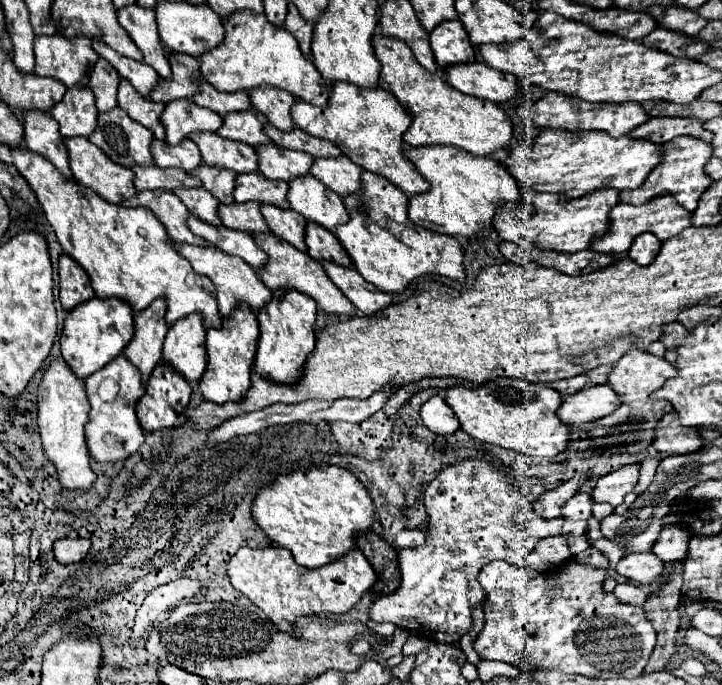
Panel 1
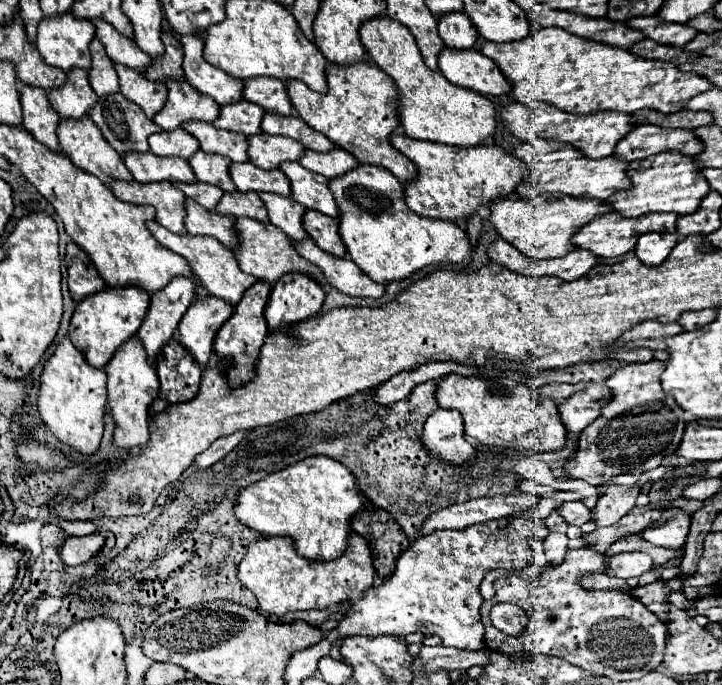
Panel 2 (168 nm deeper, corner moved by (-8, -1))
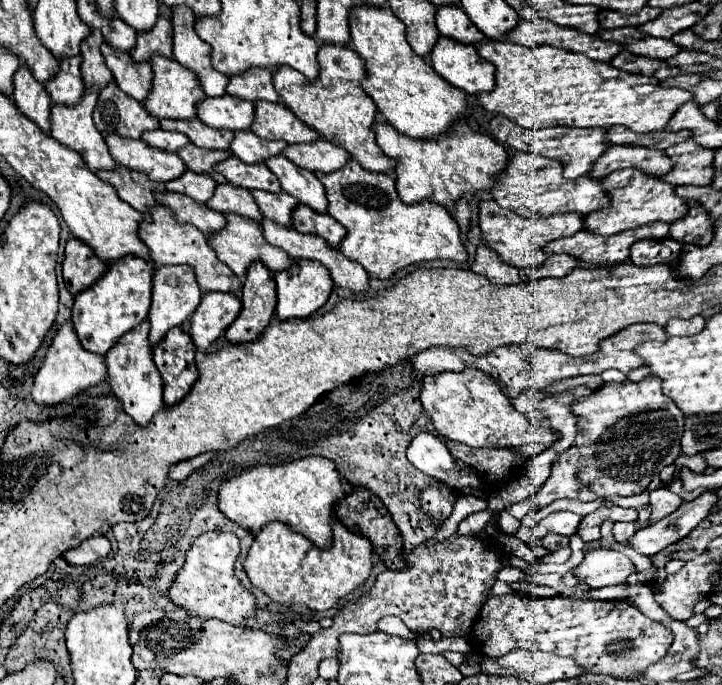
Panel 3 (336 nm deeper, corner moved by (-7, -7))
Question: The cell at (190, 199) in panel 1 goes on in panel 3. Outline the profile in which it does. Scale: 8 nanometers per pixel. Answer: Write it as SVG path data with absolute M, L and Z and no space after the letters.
M187 170L181 178L171 180L165 186L171 192L185 194L185 196L197 200L199 204L205 204L213 196L213 190L215 190L217 182L213 182L211 176L203 176L203 174L195 174L191 170Z

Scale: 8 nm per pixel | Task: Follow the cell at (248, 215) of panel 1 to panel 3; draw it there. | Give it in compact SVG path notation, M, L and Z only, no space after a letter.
M219 184L215 188L215 194L213 194L213 200L209 200L207 204L211 210L215 212L221 212L221 214L241 214L241 216L247 216L251 220L257 220L261 222L263 216L261 216L261 210L257 208L253 196L249 190L245 188L237 188L233 184Z

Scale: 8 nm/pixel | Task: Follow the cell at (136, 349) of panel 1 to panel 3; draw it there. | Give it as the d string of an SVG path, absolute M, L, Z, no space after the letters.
M159 266L153 276L153 302L147 316L151 324L151 330L149 330L151 346L159 344L171 328L183 326L185 320L195 312L199 300L201 300L201 290L193 276L193 268L189 270L185 266Z

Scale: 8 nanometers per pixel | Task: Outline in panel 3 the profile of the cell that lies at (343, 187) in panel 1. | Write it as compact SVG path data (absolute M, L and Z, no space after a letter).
M321 138L317 144L287 146L285 156L305 170L325 172L325 174L343 168L351 160L351 156L343 148L333 146L325 138Z

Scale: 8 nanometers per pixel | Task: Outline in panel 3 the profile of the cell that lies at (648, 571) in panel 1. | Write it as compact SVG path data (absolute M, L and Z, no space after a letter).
M591 550L575 568L575 576L591 588L603 588L627 582L629 574L637 572L635 564L617 550Z

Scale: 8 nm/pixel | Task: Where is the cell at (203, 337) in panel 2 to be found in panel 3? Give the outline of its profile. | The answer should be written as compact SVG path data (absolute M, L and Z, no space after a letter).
M211 292L201 298L201 304L191 316L189 336L197 350L205 352L237 318L241 302L237 296L221 296L221 292Z

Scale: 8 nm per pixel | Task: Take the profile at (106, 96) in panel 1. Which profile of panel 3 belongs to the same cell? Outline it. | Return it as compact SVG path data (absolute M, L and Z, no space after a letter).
M91 32L83 42L81 42L81 74L83 82L87 88L97 88L99 92L113 80L109 68L105 66L103 54L101 54L101 44L103 44L101 32Z

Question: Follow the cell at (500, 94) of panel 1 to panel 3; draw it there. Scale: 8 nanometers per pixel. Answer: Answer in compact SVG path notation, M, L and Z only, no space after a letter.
M439 38L431 50L431 64L441 78L467 94L495 88L495 66L483 60L471 44Z

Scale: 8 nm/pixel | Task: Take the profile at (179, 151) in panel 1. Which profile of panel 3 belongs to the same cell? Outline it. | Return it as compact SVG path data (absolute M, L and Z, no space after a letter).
M157 130L157 132L145 132L141 140L157 150L167 150L167 152L179 152L183 146L189 144L189 138L179 132L167 132L167 130Z

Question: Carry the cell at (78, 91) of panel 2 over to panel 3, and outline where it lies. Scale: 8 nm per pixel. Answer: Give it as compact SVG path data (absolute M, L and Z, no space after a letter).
M75 56L73 60L61 60L59 74L45 84L53 104L75 106L81 102L85 94L85 84L79 68L81 68L81 56Z

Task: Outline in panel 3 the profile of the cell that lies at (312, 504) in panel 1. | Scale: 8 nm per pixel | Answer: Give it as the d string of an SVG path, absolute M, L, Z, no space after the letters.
M307 456L307 458L293 460L293 462L279 464L279 466L255 466L255 468L249 468L245 472L237 474L235 478L223 482L219 488L219 510L229 520L233 520L235 524L243 526L245 530L249 530L253 534L259 532L269 522L283 522L289 528L293 528L295 532L309 538L317 548L325 550L331 546L331 540L333 540L331 522L333 522L335 504L343 498L345 498L345 488L343 488L343 482L341 482L341 476L339 476L335 464L321 456Z

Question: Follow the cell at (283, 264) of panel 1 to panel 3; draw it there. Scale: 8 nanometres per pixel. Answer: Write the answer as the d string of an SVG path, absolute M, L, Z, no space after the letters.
M227 214L225 218L227 218L227 226L225 226L221 232L213 234L213 236L209 238L209 244L211 244L213 250L217 252L219 260L225 262L239 278L243 278L243 276L247 274L249 266L251 266L255 260L263 262L263 264L269 268L271 274L277 274L277 272L281 272L281 270L287 270L287 268L293 264L293 260L289 258L289 254L285 254L285 252L283 252L281 248L277 248L277 246L271 246L271 244L265 240L263 228L261 228L259 222L247 220L247 218L237 216L237 214Z

